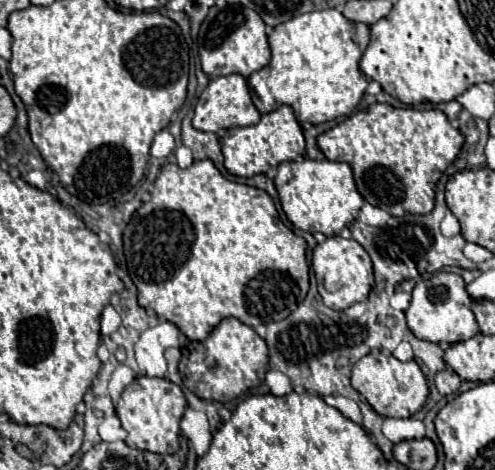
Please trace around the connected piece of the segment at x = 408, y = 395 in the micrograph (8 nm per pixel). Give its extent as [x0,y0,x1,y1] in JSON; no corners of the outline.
[352,351,430,417]

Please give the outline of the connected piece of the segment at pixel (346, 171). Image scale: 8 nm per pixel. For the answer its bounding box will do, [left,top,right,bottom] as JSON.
[274,159,364,237]

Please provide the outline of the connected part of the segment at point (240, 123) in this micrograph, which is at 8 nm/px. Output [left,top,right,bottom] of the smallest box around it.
[192,75,260,133]

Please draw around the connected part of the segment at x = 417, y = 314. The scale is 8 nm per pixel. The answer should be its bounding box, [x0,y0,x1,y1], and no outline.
[406,271,478,343]

